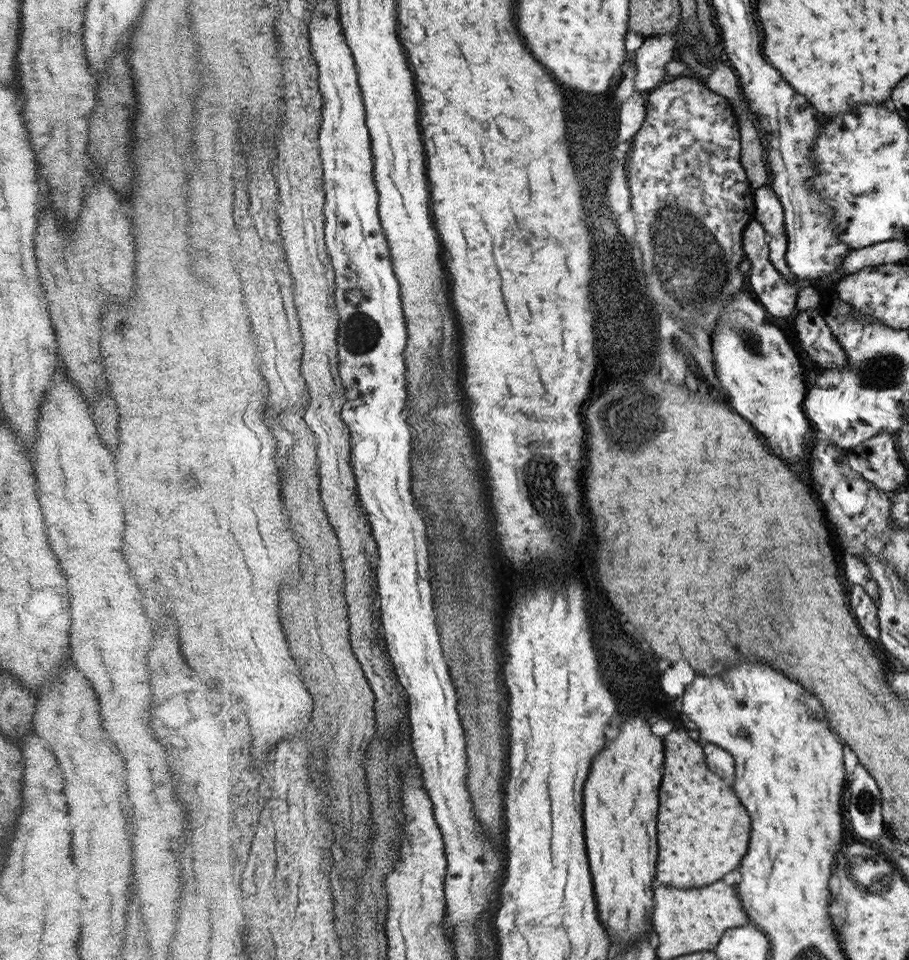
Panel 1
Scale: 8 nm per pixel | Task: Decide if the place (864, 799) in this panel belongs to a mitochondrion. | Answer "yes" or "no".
yes

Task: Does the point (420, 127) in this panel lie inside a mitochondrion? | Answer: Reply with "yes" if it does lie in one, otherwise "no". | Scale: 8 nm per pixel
no

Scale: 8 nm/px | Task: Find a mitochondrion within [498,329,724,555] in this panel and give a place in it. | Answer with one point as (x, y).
(627, 421)

